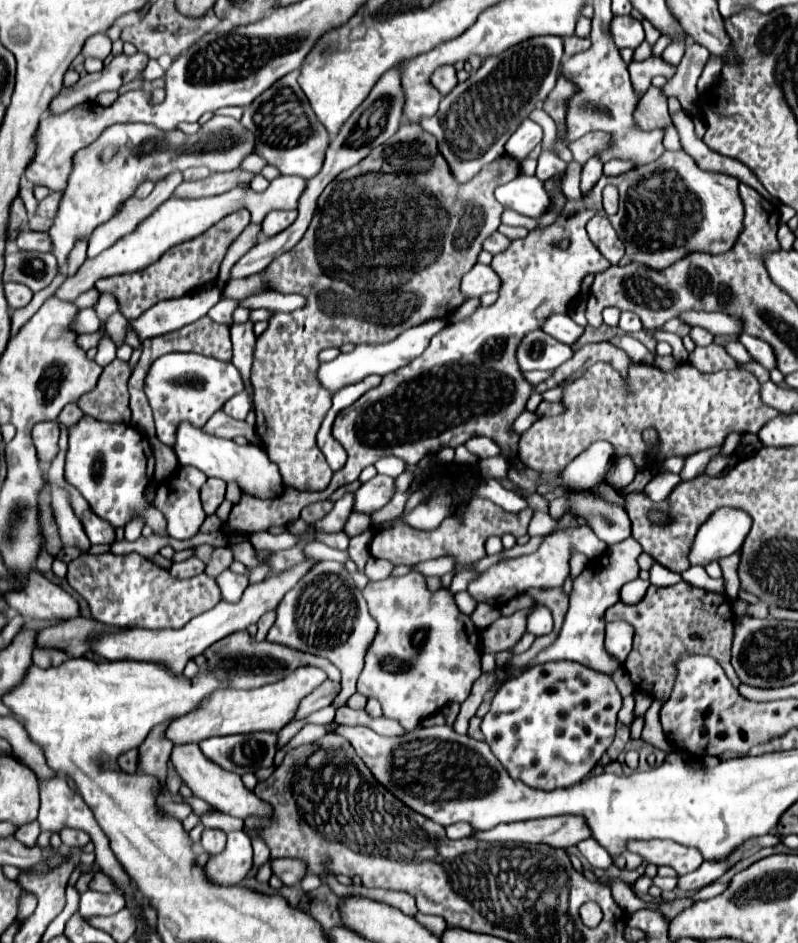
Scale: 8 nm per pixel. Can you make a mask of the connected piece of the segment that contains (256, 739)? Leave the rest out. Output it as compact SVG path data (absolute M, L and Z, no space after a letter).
M257 731L249 735L211 737L199 743L201 751L219 767L245 775L271 767L277 753L277 733Z

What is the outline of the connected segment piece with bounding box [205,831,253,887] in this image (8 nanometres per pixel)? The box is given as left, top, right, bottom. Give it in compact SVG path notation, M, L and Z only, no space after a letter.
M227 833L227 873L205 873L213 885L231 887L237 885L253 867L253 849L247 833Z

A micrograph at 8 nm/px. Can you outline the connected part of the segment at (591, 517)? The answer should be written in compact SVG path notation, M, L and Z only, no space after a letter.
M571 491L569 507L575 509L577 517L585 517L595 535L607 545L631 537L631 521L627 517L627 511L619 505L611 505L599 499L595 493L585 495L583 491Z

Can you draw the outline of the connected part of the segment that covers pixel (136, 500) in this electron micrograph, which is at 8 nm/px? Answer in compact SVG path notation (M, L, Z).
M83 417L77 425L69 427L69 451L67 451L67 463L65 463L65 481L73 485L91 505L91 509L105 521L109 521L113 527L125 527L129 521L135 517L143 519L145 525L149 525L153 531L161 533L163 529L163 513L155 511L153 507L147 505L143 497L143 489L153 477L153 451L143 437L133 425L123 425L123 423L103 423L95 421L93 417Z

